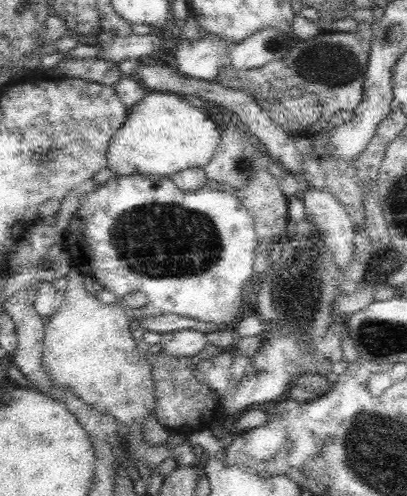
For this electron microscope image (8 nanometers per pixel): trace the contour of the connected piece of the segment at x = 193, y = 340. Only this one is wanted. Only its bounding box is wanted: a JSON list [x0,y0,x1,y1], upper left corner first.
[159,330,207,357]

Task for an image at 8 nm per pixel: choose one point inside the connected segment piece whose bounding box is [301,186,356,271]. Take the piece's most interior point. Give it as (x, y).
(328, 214)

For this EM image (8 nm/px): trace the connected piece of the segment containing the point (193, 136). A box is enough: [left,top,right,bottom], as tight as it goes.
[106,91,222,177]

